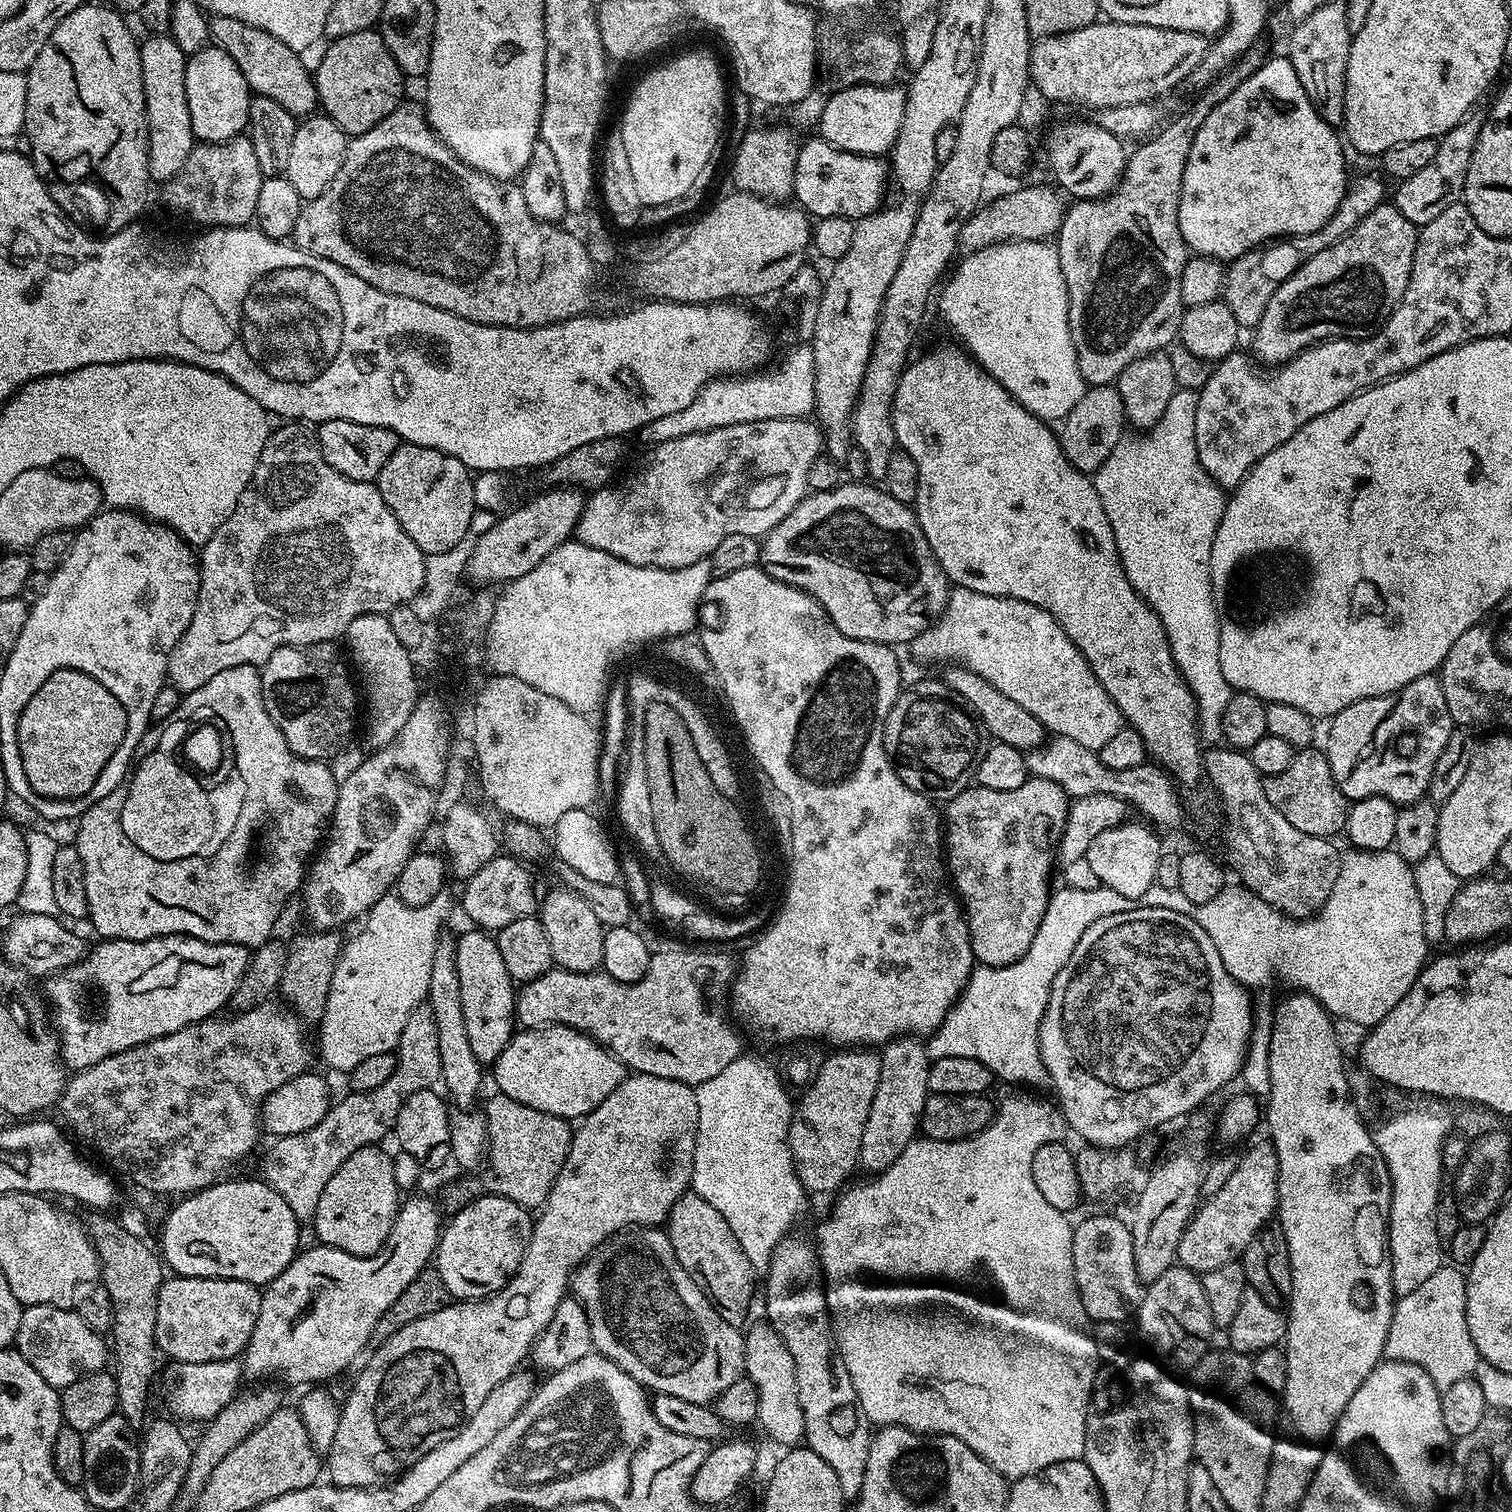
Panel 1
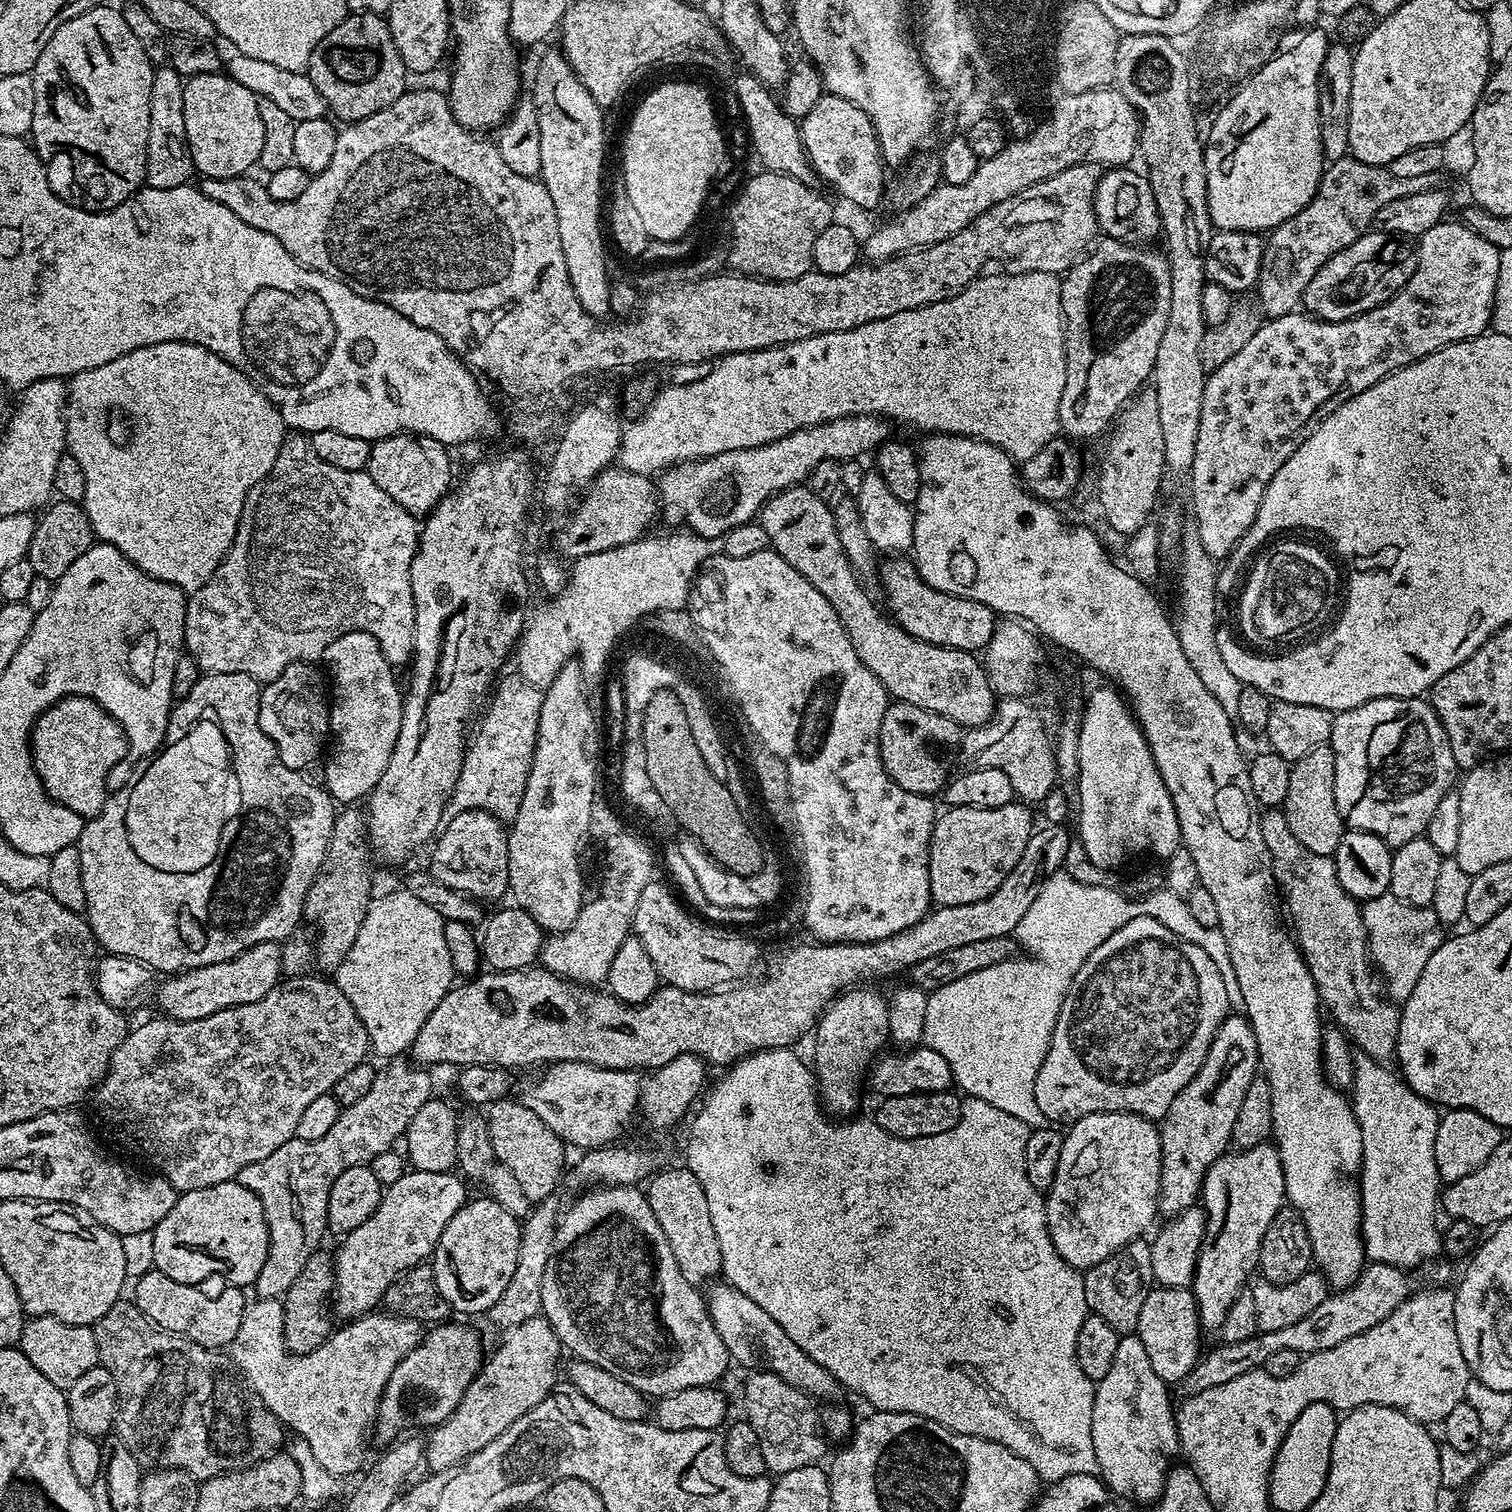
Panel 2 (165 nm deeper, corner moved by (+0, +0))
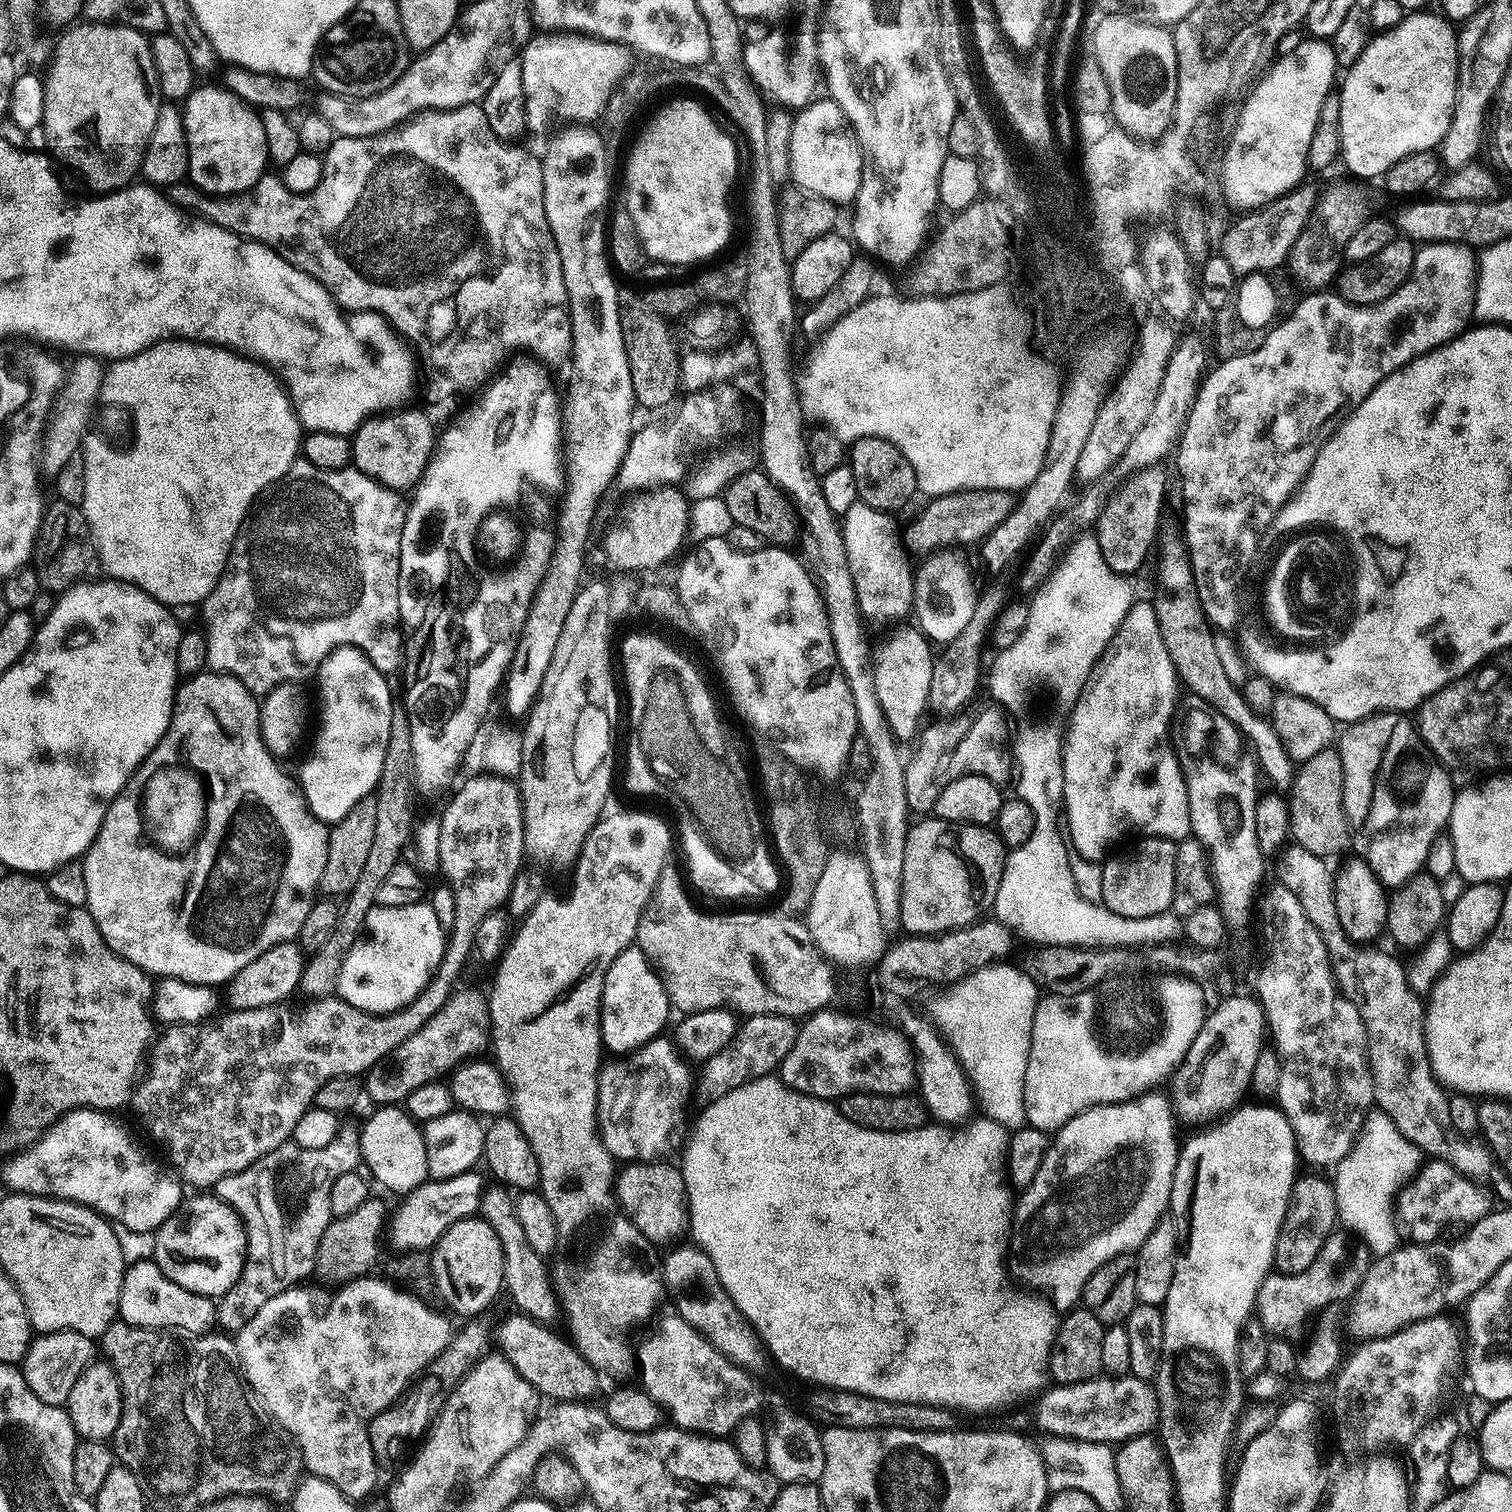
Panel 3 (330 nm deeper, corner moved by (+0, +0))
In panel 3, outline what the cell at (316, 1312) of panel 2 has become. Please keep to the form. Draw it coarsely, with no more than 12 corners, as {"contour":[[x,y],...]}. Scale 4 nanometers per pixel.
{"contour":[[369,1198],[333,1218],[315,1275],[347,1282],[373,1271],[390,1210]]}

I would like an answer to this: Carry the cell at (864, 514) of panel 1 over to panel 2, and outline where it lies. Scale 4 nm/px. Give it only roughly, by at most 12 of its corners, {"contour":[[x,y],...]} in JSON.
{"contour":[[908,558],[878,579],[891,619],[916,640],[976,654],[997,613],[934,590]]}

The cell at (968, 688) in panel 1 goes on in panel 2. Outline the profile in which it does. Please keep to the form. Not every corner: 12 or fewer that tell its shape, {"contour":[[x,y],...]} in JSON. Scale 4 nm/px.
{"contour":[[807,486],[764,503],[771,551],[830,602],[893,701],[965,729],[996,713],[973,653],[872,605],[833,509]]}

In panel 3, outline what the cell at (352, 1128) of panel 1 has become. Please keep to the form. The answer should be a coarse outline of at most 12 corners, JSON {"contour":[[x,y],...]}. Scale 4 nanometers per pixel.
{"contour":[[355,1135],[270,1150],[214,1185],[244,1269],[216,1304],[239,1332],[316,1270]]}

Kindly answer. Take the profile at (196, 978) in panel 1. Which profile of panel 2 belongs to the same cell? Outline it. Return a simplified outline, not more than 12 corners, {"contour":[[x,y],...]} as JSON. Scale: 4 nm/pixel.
{"contour":[[282,948],[167,977],[156,1000],[173,1020],[258,1002],[282,979]]}

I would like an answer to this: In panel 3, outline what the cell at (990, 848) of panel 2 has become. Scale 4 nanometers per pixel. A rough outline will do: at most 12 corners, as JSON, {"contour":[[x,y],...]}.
{"contour":[[991,827],[908,829],[899,927],[938,936],[993,907],[1006,845]]}

